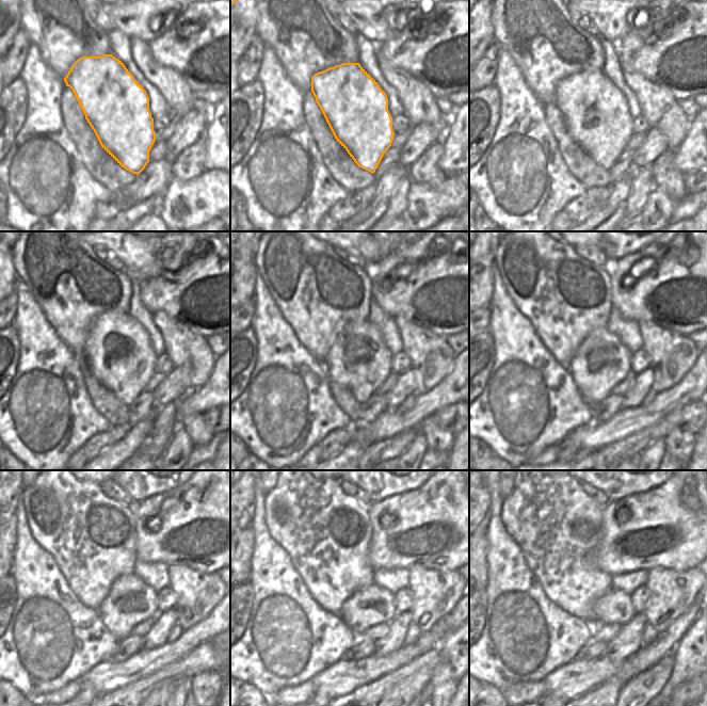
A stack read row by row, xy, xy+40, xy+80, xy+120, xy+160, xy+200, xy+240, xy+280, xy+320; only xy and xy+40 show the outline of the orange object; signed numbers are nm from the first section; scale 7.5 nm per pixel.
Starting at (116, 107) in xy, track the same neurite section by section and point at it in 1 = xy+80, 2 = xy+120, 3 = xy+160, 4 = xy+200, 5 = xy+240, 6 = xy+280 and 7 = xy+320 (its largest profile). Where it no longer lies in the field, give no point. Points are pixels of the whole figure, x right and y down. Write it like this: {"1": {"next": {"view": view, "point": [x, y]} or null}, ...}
{"1": {"next": {"view": "xy+80", "point": [596, 114]}}, "2": {"next": {"view": "xy+120", "point": [117, 350]}}, "3": {"next": {"view": "xy+160", "point": [358, 359]}}, "4": {"next": {"view": "xy+200", "point": [600, 362]}}, "5": {"next": {"view": "xy+240", "point": [130, 600]}}, "6": {"next": {"view": "xy+280", "point": [372, 605]}}, "7": {"next": {"view": "xy+320", "point": [614, 607]}}}

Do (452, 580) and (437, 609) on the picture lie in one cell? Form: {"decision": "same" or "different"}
{"decision": "same"}

